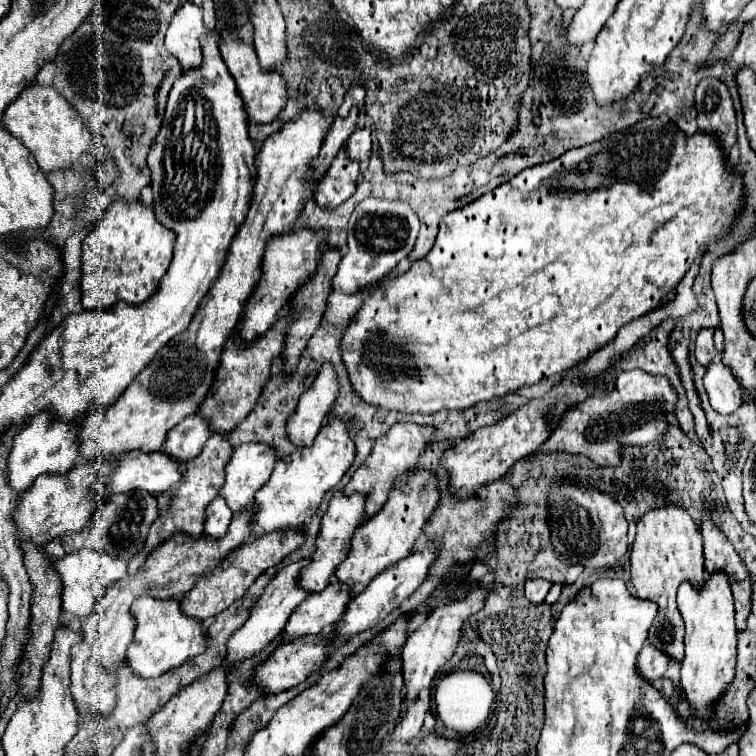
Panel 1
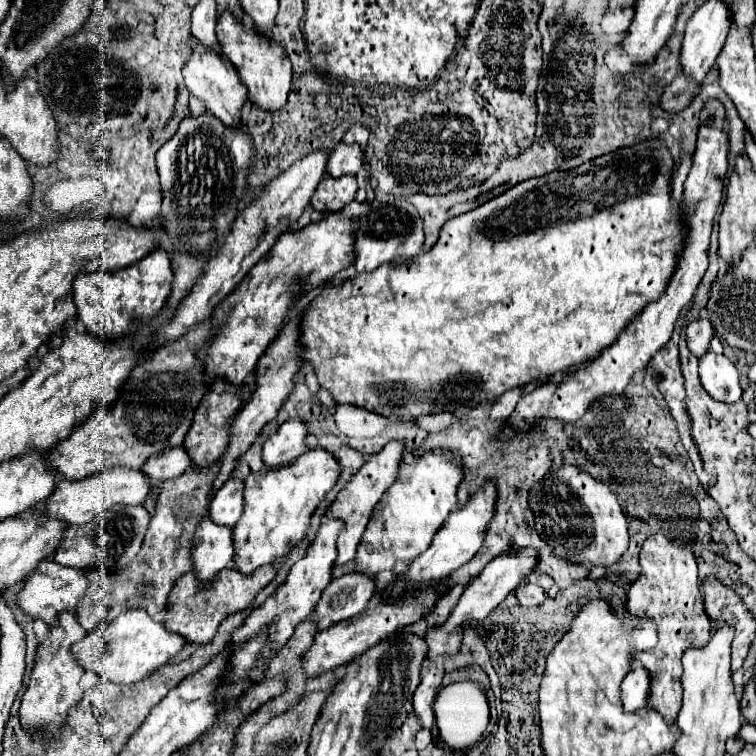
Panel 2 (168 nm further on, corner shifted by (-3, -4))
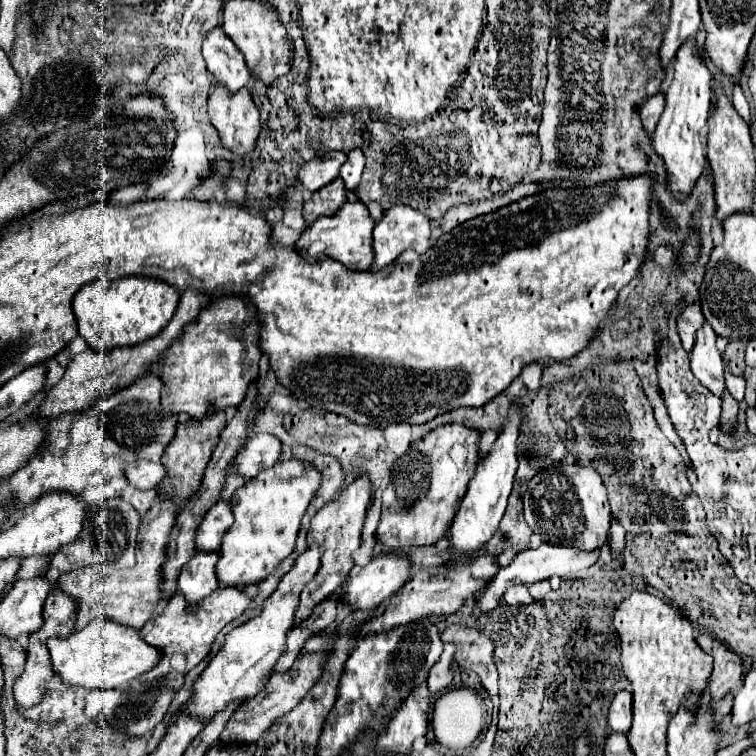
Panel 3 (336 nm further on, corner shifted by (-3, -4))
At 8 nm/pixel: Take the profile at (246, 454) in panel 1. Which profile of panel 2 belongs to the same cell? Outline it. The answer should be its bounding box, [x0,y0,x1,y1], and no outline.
[209,477,243,527]

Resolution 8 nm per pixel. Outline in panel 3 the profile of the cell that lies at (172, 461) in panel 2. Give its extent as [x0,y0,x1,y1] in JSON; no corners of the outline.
[125,459,167,489]

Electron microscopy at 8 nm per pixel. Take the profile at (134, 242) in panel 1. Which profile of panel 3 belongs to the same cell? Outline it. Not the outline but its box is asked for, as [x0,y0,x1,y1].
[73,277,179,353]

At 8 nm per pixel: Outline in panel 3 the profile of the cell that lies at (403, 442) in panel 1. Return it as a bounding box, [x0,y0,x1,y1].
[295,473,371,627]

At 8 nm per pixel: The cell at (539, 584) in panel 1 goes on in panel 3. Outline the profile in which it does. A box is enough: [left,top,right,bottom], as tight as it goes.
[503,585,533,607]

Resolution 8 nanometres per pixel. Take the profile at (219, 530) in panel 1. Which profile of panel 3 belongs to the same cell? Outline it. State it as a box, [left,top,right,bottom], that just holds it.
[177,551,219,605]

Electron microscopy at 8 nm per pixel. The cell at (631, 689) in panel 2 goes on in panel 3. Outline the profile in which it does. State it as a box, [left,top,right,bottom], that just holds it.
[609,691,631,733]

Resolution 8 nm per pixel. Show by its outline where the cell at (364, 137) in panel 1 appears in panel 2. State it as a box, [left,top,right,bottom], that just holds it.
[327,143,363,177]

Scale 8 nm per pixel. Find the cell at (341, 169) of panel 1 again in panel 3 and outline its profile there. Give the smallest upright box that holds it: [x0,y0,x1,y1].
[303,179,345,225]

